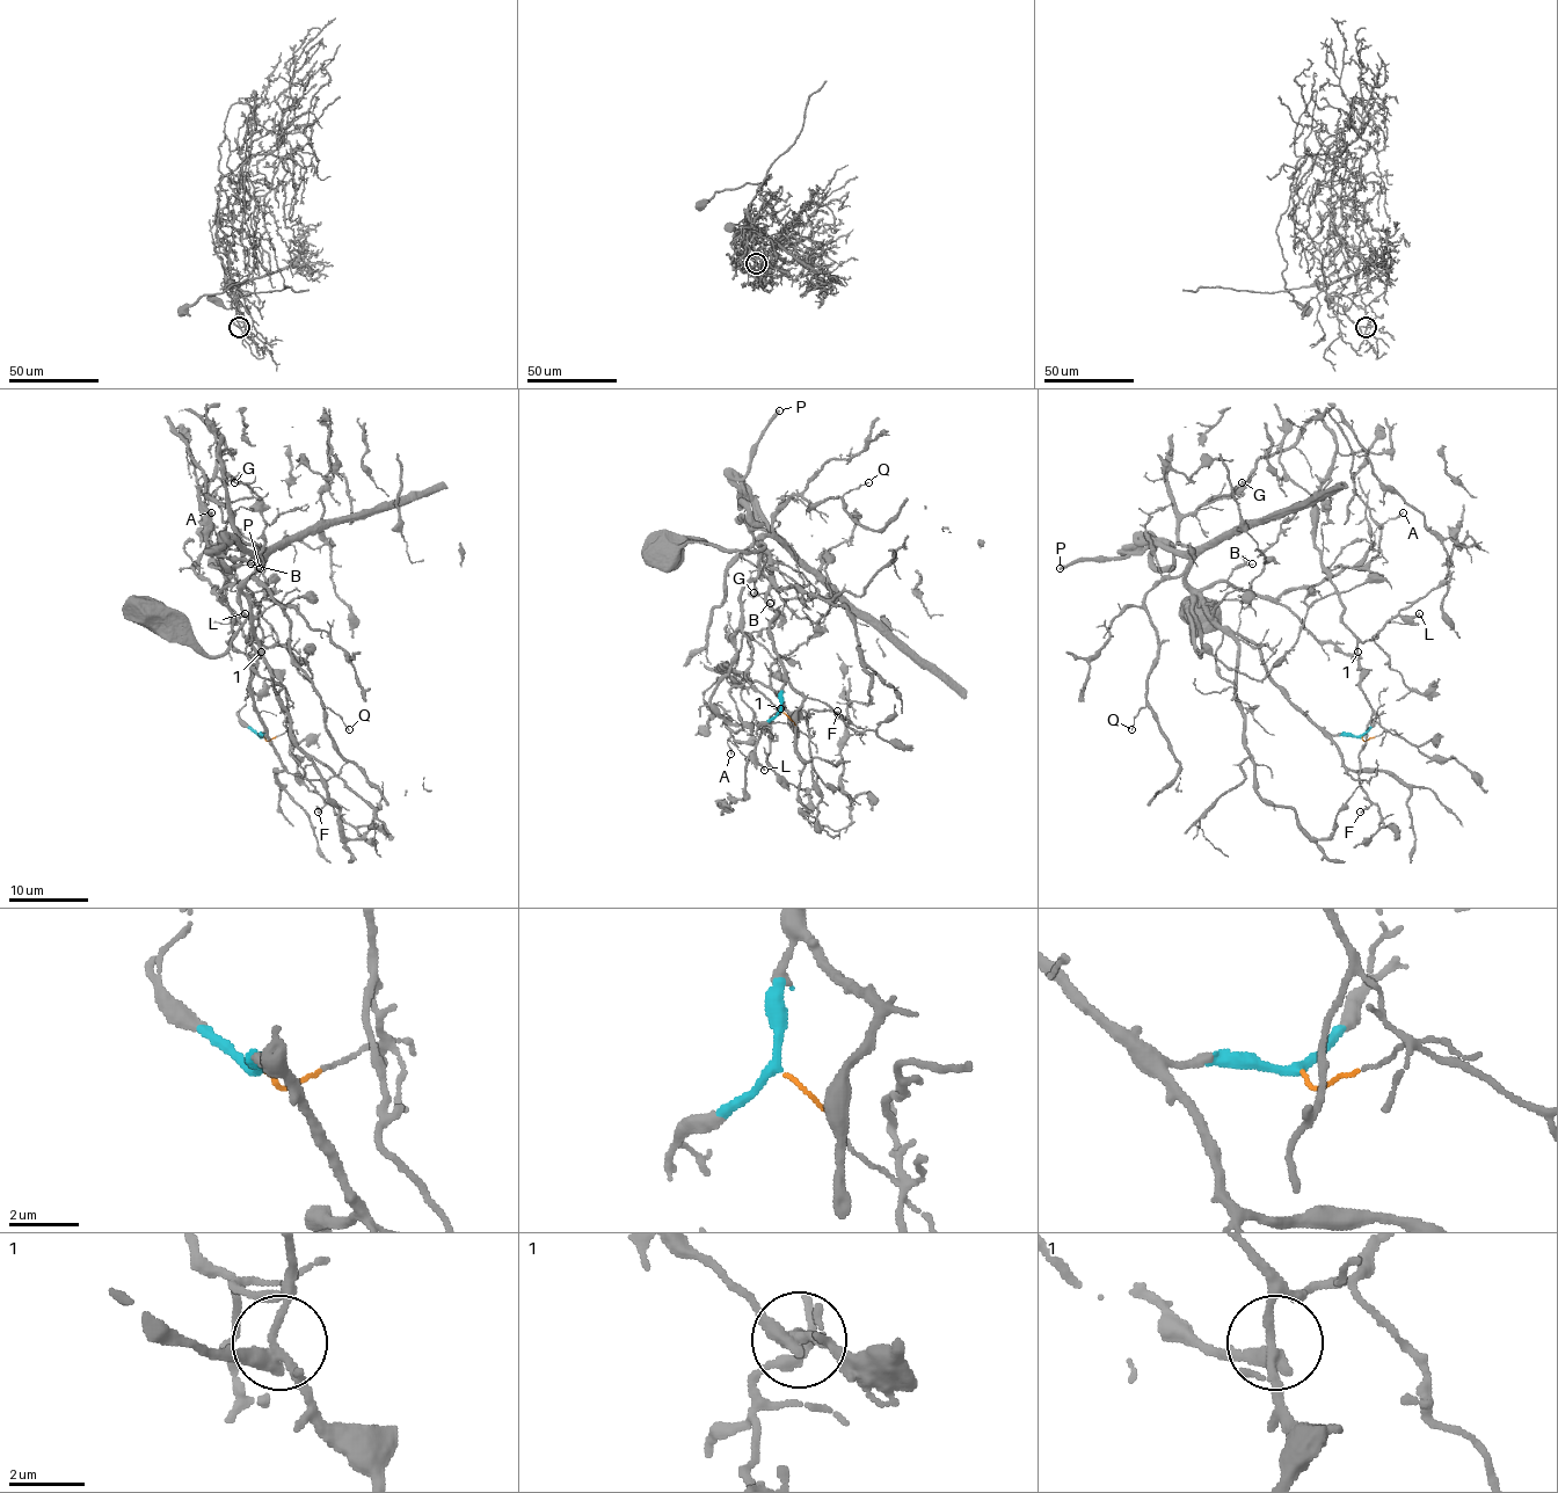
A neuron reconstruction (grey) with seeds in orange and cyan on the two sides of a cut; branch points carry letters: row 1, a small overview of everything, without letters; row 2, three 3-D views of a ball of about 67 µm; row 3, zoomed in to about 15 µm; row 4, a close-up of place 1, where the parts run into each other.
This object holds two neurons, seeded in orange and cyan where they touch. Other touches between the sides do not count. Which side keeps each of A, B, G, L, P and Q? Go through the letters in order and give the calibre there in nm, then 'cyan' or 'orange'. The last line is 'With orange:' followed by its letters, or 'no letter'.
A: 170 nm thick; orange
B: 90 nm thick; cyan
G: 220 nm thick; cyan
L: 170 nm thick; orange
P: 320 nm thick; cyan
Q: 100 nm thick; cyan
With orange: A, L

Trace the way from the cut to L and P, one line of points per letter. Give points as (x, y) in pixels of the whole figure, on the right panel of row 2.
L: (1362, 737), (1366, 741), (1384, 729), (1360, 685), (1358, 645), (1376, 636), (1393, 618), (1419, 612)
P: (1360, 737), (1324, 735), (1289, 699), (1261, 650), (1229, 634), (1192, 589), (1187, 561), (1152, 541), (1058, 569)

